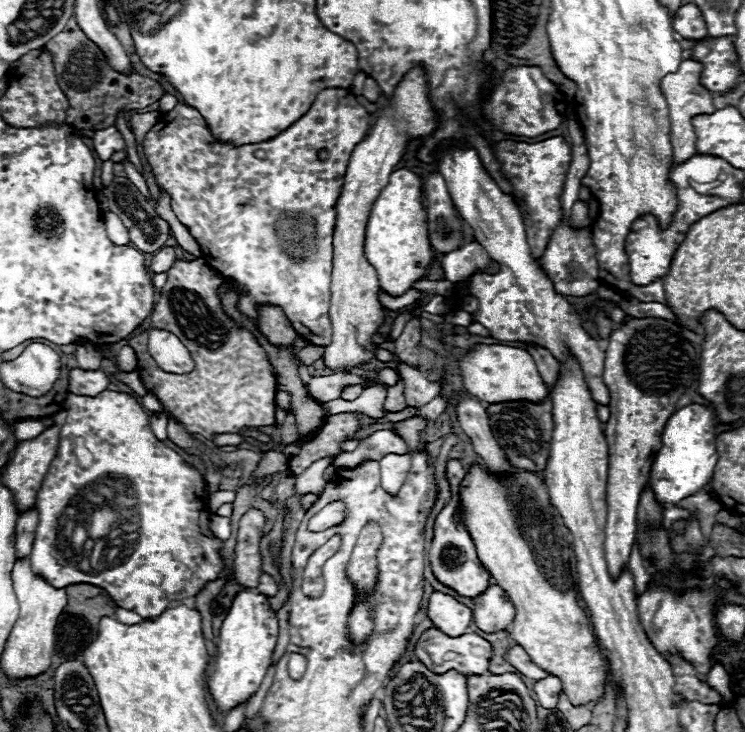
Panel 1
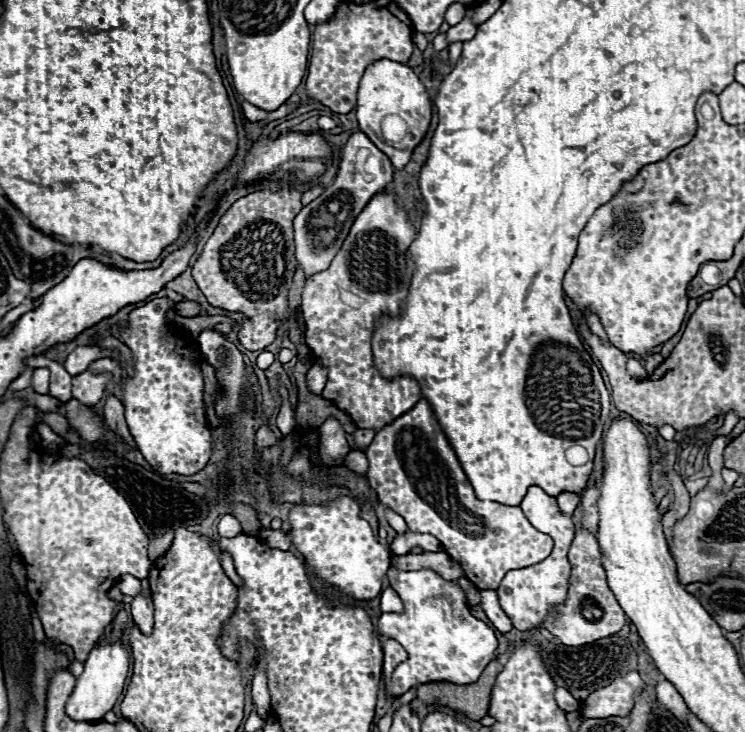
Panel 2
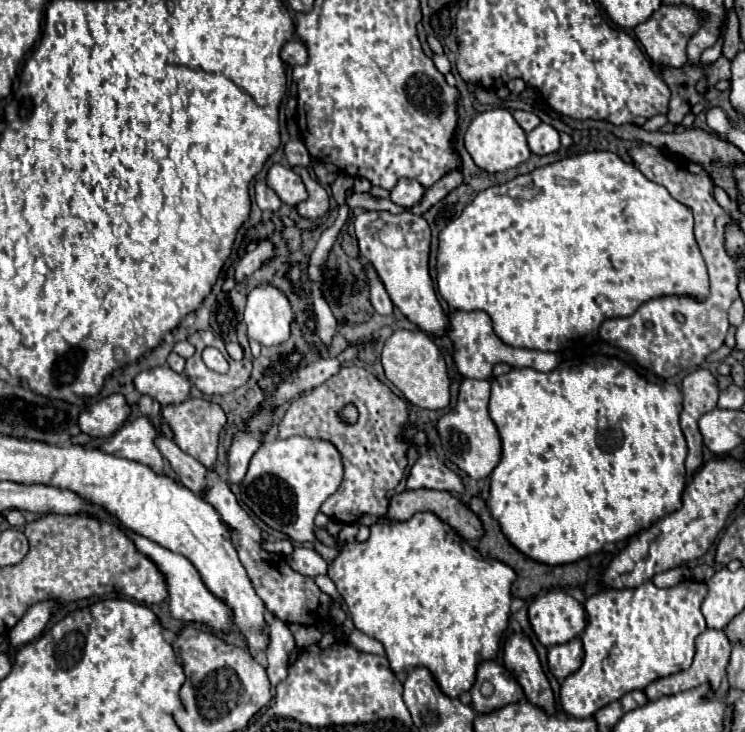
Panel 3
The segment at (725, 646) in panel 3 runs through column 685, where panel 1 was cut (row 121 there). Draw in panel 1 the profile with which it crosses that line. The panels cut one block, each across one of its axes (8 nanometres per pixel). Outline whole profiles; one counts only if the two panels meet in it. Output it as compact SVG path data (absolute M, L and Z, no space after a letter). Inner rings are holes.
M682 60L680 68L676 72L666 74L660 82L664 98L668 102L668 110L670 110L670 138L672 138L670 142L672 142L672 150L674 150L674 164L682 164L684 160L688 160L690 156L696 154L696 134L694 134L692 118L698 114L710 114L716 110L712 104L712 94L700 84L702 72L704 72L702 62Z

